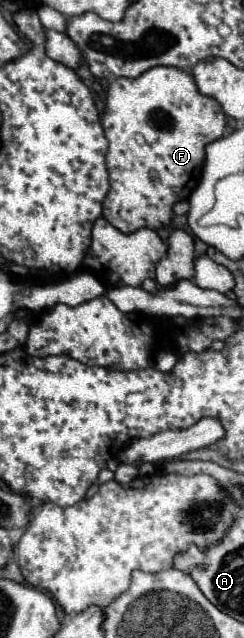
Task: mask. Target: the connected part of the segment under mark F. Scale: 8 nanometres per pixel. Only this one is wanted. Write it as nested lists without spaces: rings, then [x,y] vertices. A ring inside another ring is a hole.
[[[153,67],[137,79],[117,77],[115,81],[111,81],[101,125],[109,141],[105,165],[111,183],[109,195],[103,201],[103,219],[107,219],[115,229],[129,235],[131,231],[139,231],[143,227],[157,231],[171,225],[173,205],[187,199],[199,183],[205,145],[223,135],[227,121],[221,105],[197,91],[191,73],[175,67]]]

